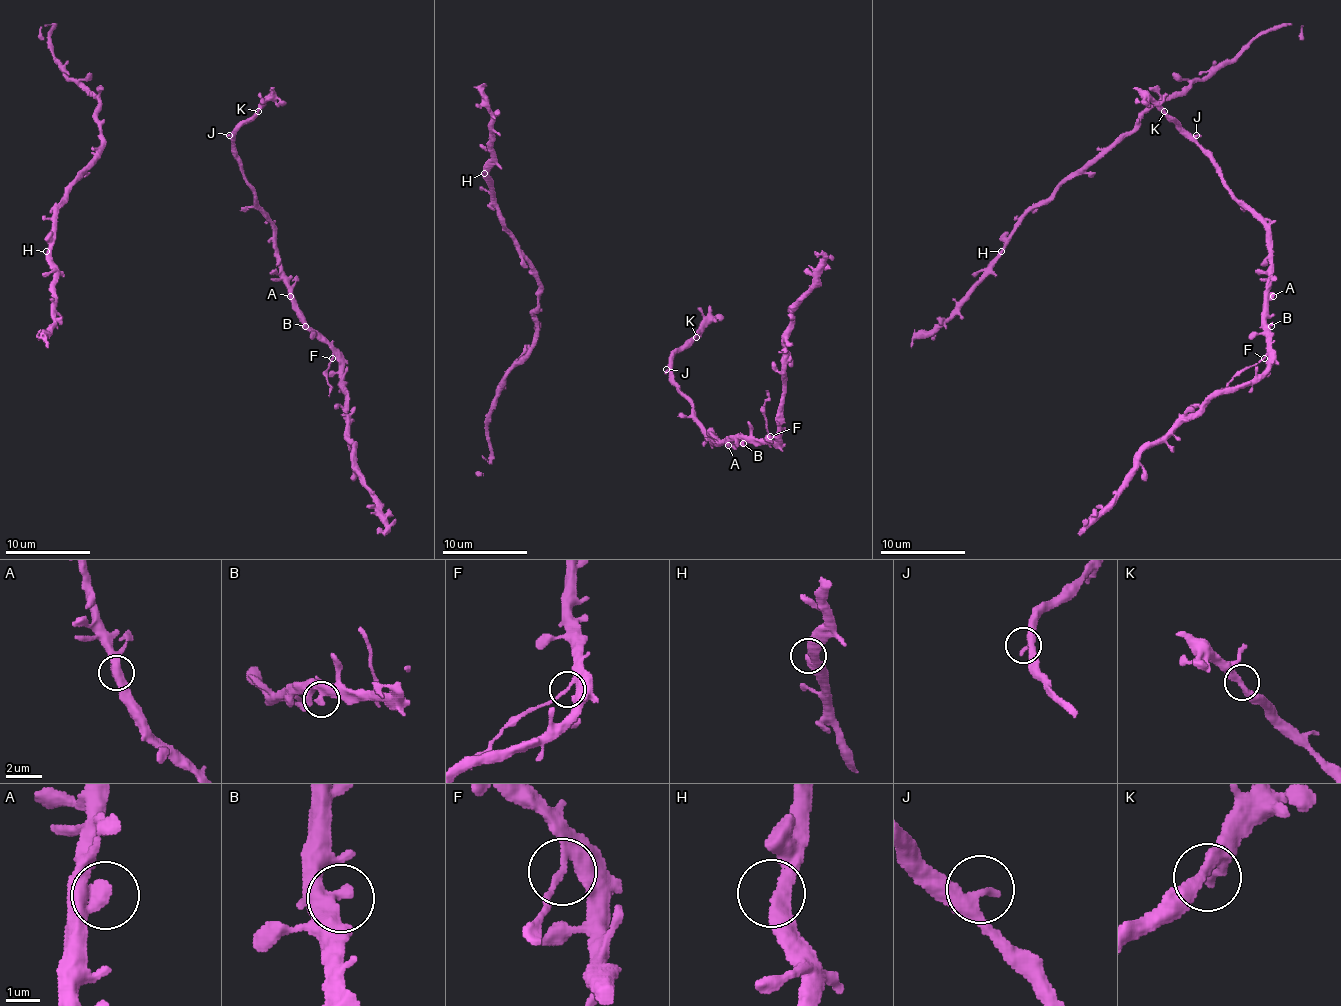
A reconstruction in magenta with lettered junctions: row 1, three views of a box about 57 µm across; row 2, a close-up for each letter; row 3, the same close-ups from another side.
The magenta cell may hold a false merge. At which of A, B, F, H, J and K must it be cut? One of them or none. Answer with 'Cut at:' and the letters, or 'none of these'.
Cut at: F

